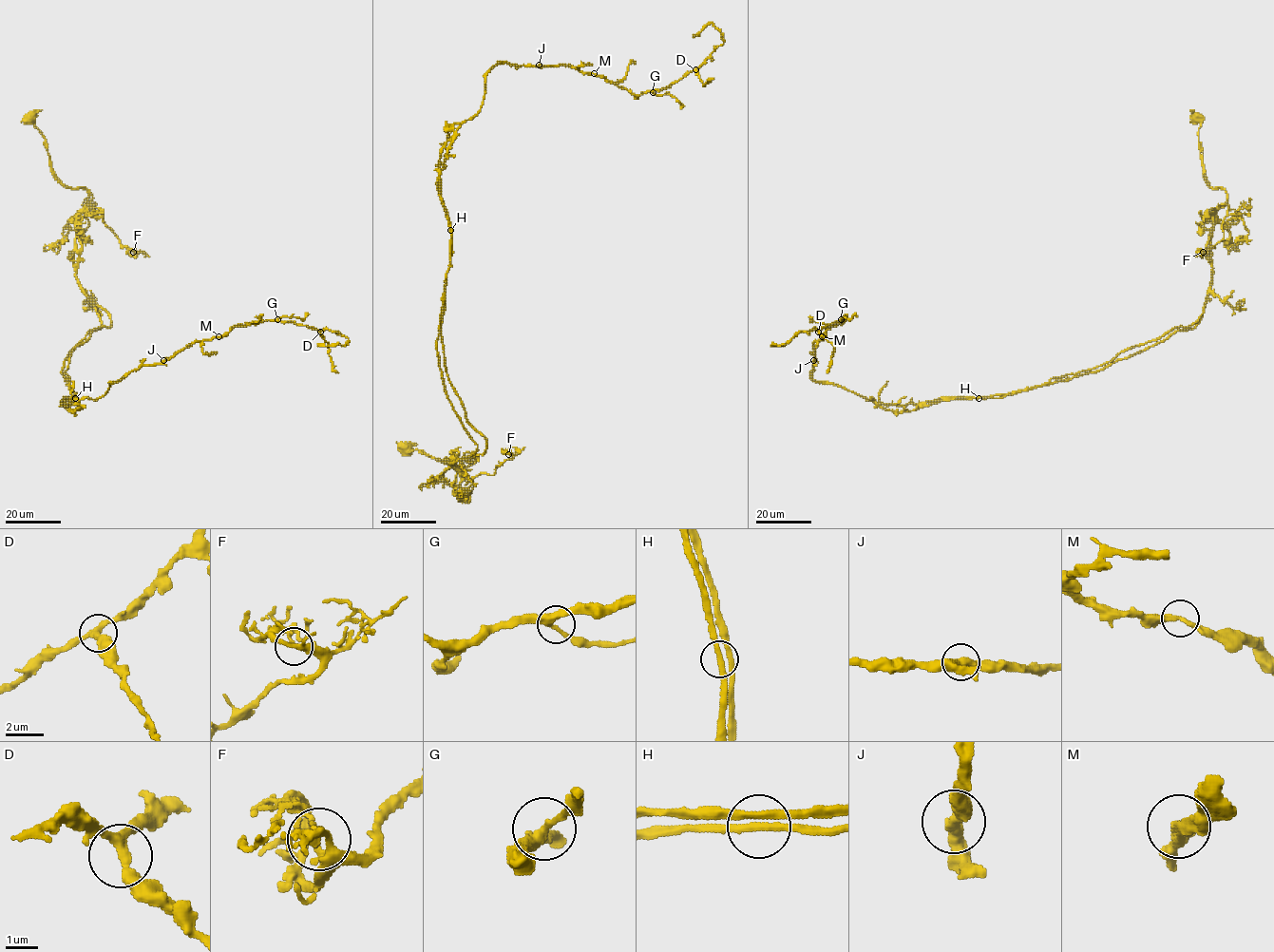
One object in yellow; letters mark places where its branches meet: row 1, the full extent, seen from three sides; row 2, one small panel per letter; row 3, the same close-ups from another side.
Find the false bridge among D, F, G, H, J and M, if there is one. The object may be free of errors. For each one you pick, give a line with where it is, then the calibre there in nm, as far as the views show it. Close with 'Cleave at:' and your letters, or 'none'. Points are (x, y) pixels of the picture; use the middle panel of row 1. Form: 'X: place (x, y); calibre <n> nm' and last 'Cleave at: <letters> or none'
H: place (450, 230); calibre 260 nm
Cleave at: H

